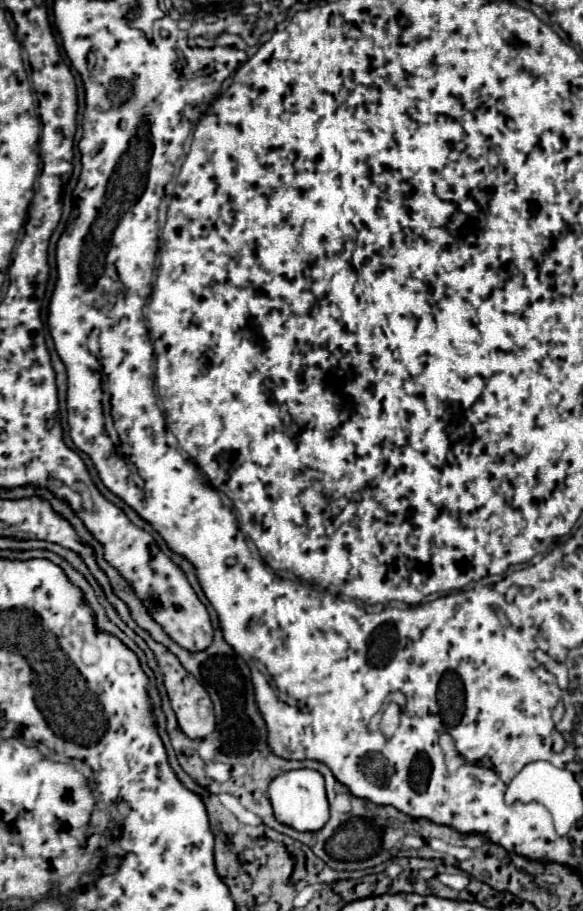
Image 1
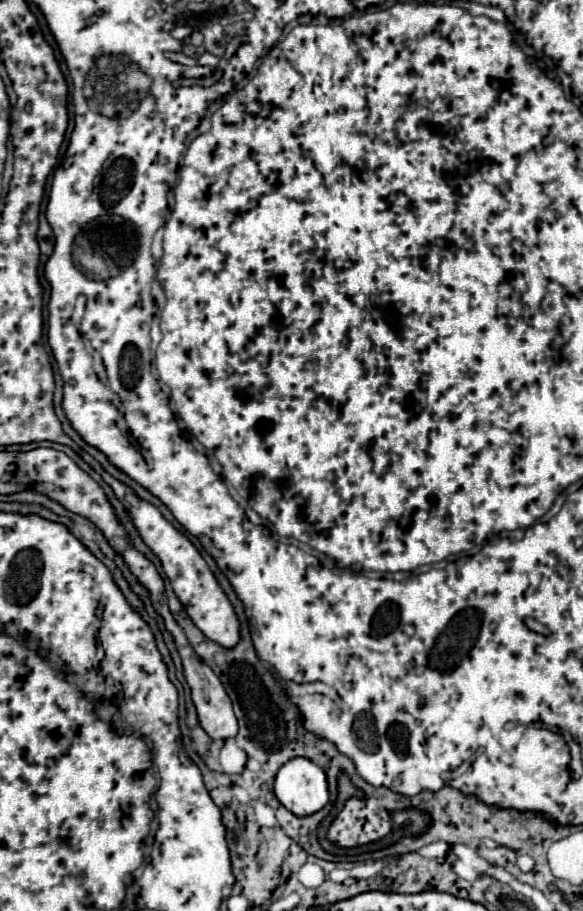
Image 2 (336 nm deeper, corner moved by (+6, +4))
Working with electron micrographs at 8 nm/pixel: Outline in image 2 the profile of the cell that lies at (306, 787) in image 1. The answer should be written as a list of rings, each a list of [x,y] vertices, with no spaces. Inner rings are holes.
[[[294,757],[278,769],[274,793],[278,801],[298,817],[314,815],[330,799],[324,771],[306,757]]]

